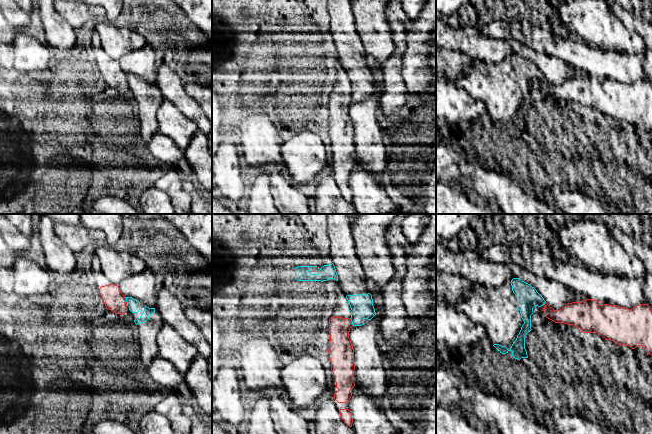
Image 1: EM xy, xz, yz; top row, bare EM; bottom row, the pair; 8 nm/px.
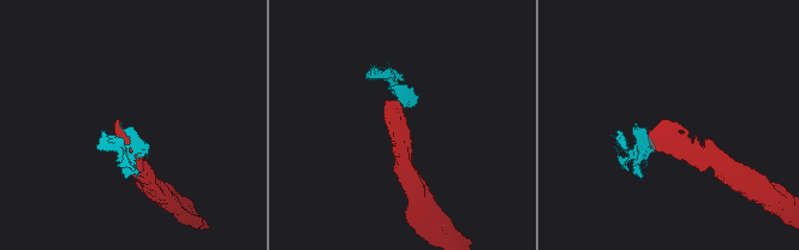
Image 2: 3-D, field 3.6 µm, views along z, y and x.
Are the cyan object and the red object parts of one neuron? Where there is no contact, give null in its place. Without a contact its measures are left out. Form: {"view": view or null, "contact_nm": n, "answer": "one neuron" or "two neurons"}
{"view": "xy", "contact_nm": 80, "answer": "two neurons"}

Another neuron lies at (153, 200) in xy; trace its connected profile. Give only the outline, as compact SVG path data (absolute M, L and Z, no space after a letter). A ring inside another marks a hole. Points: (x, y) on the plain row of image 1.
M150 186L140 197L141 214L174 214L174 205L167 192Z

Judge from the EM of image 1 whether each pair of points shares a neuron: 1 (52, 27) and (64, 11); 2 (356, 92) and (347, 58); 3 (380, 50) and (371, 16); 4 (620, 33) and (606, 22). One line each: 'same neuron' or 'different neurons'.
1: different neurons
2: same neuron
3: same neuron
4: same neuron

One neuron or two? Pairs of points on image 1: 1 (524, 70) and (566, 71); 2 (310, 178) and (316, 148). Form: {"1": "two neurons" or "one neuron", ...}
{"1": "two neurons", "2": "one neuron"}

